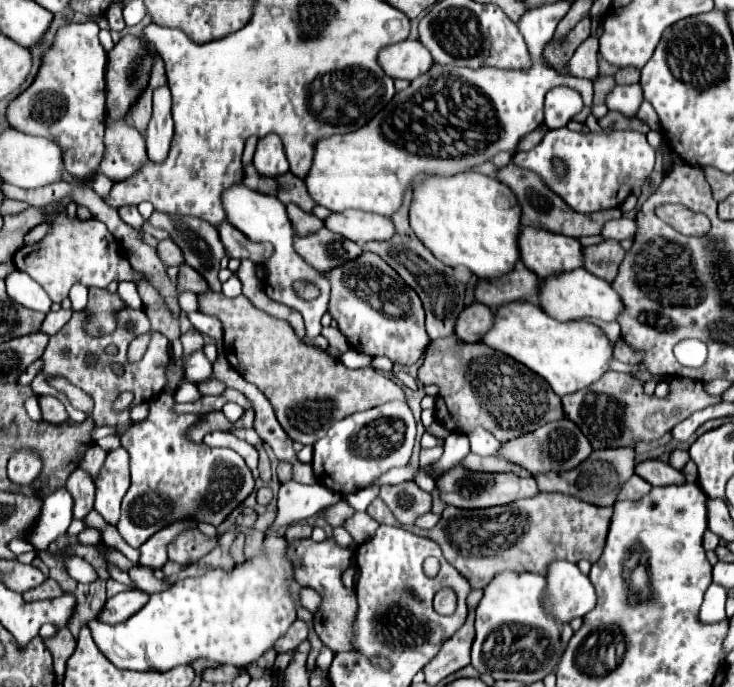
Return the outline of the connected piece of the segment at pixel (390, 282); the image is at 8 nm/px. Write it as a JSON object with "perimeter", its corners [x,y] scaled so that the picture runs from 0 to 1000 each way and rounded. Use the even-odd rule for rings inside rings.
{"perimeter":[[[490,368],[485,377],[471,380],[469,386],[460,386],[450,394],[441,397],[441,403],[450,409],[450,438],[447,438],[447,456],[452,459],[452,464],[460,470],[460,476],[466,479],[466,485],[474,491],[477,502],[490,511],[490,514],[501,514],[507,520],[529,520],[534,528],[545,528],[559,534],[561,528],[567,528],[575,514],[580,511],[586,493],[580,488],[578,479],[578,450],[575,441],[567,429],[564,421],[559,421],[548,403],[542,403],[542,397],[537,397],[537,392],[531,392],[531,386],[526,380],[520,380],[515,371],[510,368]]]}

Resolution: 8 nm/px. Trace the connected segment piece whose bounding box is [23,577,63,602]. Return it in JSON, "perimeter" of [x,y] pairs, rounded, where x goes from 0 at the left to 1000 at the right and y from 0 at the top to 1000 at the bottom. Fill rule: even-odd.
{"perimeter":[[[65,840],[57,852],[33,863],[31,870],[34,876],[45,876],[52,873],[74,872],[84,865],[86,860],[79,849]]]}

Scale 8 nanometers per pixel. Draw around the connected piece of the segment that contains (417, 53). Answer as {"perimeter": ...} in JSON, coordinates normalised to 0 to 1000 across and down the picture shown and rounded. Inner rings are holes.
{"perimeter":[[[545,60],[537,66],[523,68],[515,77],[515,95],[520,103],[534,115],[556,115],[580,106],[591,86],[586,83],[586,74],[572,60]]]}

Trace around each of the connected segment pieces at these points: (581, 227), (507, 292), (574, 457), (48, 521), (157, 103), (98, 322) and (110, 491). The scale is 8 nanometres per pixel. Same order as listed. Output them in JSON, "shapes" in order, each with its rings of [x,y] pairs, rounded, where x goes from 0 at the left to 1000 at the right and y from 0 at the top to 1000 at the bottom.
{"shapes":[[[[692,237],[684,246],[676,246],[676,261],[698,275],[698,281],[706,290],[706,298],[711,301],[711,328],[719,328],[719,330],[733,330],[733,333],[744,333],[744,336],[752,336],[752,339],[763,339],[763,342],[774,342],[774,345],[787,348],[787,345],[796,345],[796,342],[815,342],[820,328],[828,319],[847,316],[847,307],[842,301],[815,307],[815,310],[779,307],[752,275],[747,275],[747,269],[741,269],[741,263],[733,252],[711,246],[700,237]]],[[[706,380],[692,400],[673,403],[673,406],[651,406],[646,418],[646,432],[649,438],[665,444],[668,450],[676,450],[684,441],[730,429],[733,415],[736,415],[736,406],[728,397],[722,397],[711,386],[711,380]]],[[[763,610],[763,613],[752,613],[752,616],[730,624],[728,630],[719,630],[717,636],[706,636],[700,642],[687,645],[687,654],[681,662],[687,668],[719,683],[722,689],[744,689],[744,686],[782,683],[796,668],[801,668],[804,659],[807,659],[807,648],[796,636],[796,630],[787,624],[787,619],[779,616],[777,610]]],[[[84,709],[79,712],[79,718],[63,723],[49,767],[41,770],[41,776],[35,776],[33,785],[44,790],[46,799],[63,802],[71,787],[90,776],[95,758],[98,758],[98,723]]],[[[229,124],[210,130],[210,147],[207,147],[207,170],[199,188],[199,217],[204,234],[215,237],[226,231],[226,223],[232,220],[232,205],[237,197],[237,179],[232,167],[234,156],[234,138]]],[[[125,418],[123,429],[120,429],[120,444],[114,450],[123,461],[114,470],[114,482],[125,491],[155,485],[158,482],[158,456],[163,450],[172,450],[172,441],[161,432],[161,426],[150,426],[144,421]]],[[[161,651],[147,659],[139,686],[129,700],[131,718],[128,741],[150,764],[158,764],[163,755],[163,729],[177,709],[177,680],[172,654]]]]}

